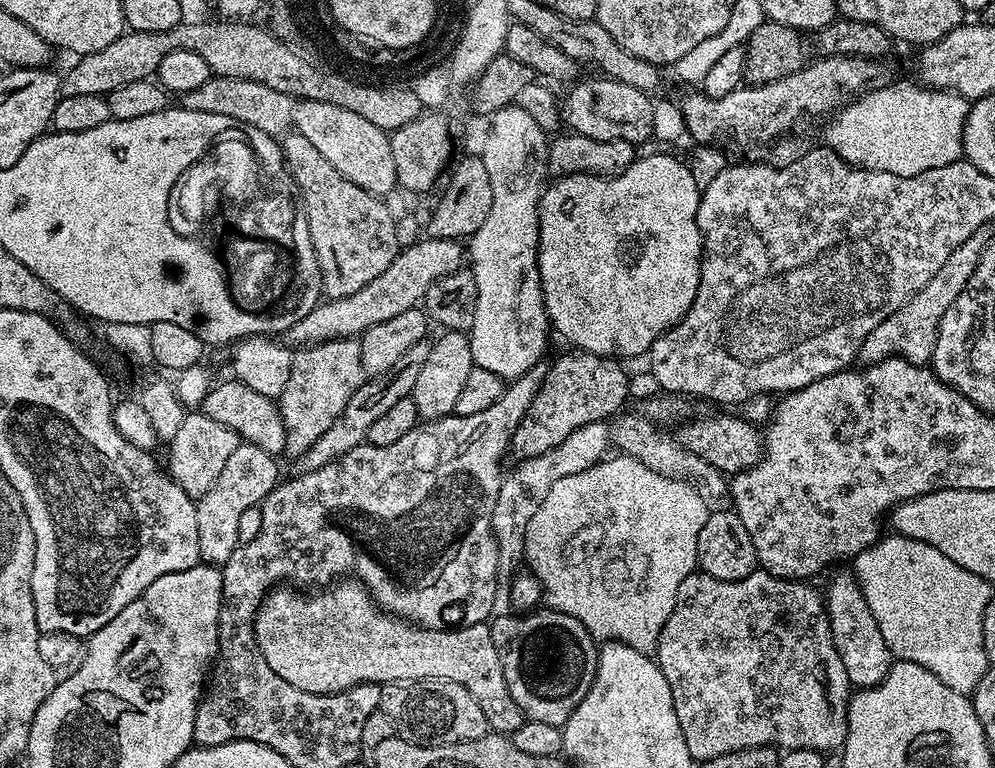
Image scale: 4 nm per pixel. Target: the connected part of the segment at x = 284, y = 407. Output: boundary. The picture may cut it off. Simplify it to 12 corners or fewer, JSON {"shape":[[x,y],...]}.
{"shape":[[360,341],[293,351],[283,455],[304,456],[366,382]]}

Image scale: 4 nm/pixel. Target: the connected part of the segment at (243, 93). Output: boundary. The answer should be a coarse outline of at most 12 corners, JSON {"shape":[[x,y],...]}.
{"shape":[[213,74],[186,110],[226,114],[280,138],[294,100],[262,82]]}

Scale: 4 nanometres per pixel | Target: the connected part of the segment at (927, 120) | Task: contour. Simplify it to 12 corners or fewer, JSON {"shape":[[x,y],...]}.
{"shape":[[876,86],[827,121],[854,168],[922,174],[963,157],[970,101]]}

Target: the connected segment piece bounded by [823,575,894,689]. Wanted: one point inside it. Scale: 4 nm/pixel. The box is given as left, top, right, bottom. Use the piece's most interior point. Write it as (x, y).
(856, 636)

